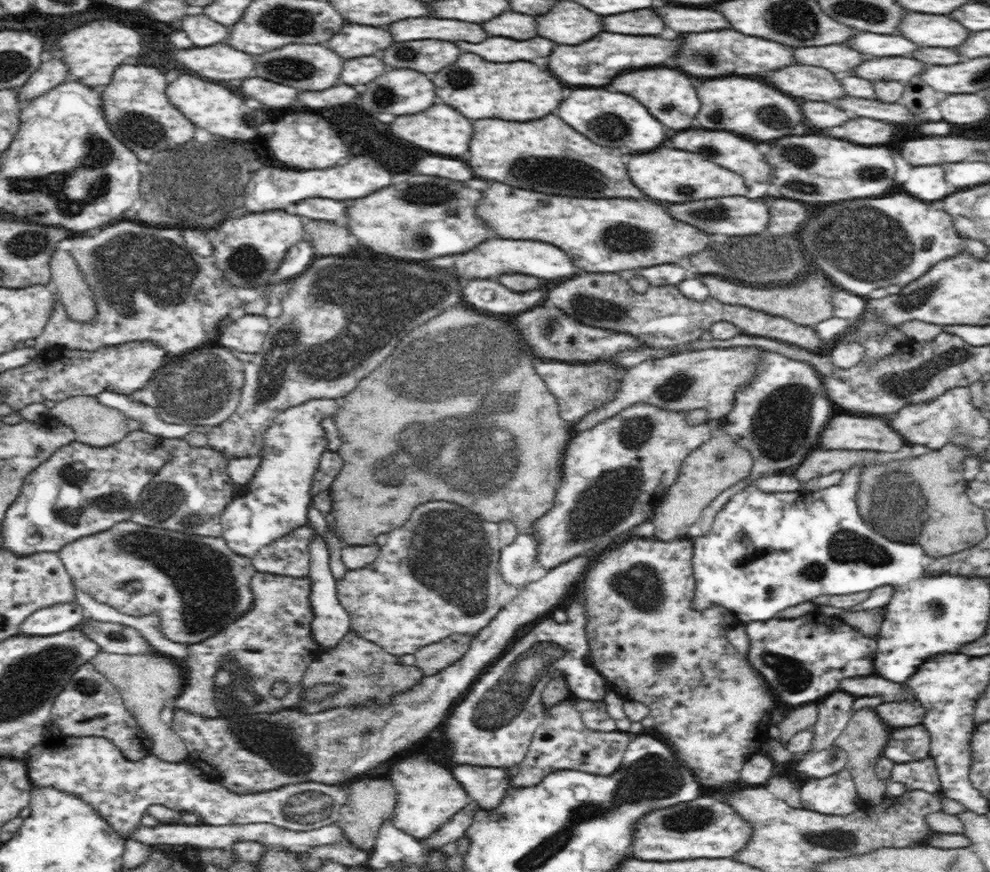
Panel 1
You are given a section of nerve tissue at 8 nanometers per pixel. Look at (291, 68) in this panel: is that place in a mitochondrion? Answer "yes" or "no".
yes

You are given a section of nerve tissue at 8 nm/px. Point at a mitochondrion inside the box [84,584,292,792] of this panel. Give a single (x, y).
(231, 683)

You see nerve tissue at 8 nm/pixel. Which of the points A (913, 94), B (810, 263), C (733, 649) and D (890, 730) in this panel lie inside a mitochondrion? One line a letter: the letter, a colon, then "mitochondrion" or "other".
A: other
B: mitochondrion
C: other
D: other

